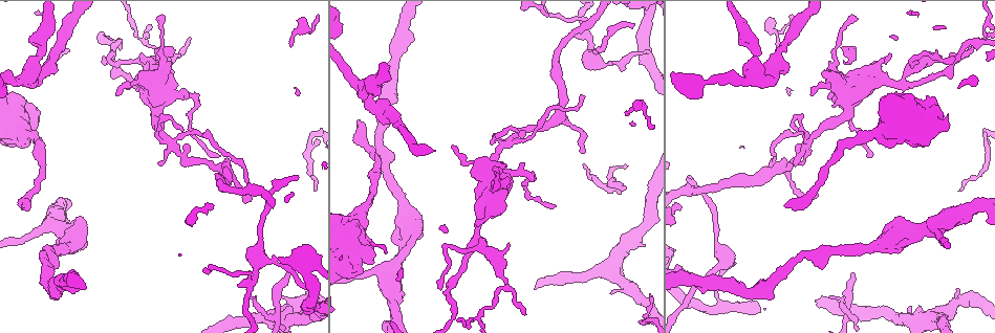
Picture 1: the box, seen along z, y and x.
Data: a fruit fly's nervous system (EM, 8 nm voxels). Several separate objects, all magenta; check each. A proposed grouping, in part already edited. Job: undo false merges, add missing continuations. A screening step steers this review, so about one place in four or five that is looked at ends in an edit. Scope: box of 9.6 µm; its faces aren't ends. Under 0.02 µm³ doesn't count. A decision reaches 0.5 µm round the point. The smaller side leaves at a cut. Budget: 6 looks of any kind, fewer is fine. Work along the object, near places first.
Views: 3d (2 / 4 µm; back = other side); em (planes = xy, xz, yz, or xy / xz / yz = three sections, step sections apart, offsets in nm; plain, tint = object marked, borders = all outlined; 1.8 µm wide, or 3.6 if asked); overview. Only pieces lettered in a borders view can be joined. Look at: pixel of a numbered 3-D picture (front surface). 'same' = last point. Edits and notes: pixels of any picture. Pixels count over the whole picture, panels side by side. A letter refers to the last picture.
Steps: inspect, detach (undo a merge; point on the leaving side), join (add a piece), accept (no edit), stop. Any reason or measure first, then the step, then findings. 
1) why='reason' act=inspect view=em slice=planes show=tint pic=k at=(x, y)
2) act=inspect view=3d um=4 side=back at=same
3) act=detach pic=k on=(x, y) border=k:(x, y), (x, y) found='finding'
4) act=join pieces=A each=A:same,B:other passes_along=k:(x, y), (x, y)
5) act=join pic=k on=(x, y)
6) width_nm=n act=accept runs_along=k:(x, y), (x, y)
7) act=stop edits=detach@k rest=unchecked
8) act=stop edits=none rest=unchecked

why='sudden change in width' act=inspect view=em um=3.6 slice=yz step=8 show=tint pic=1 at=(17, 129)

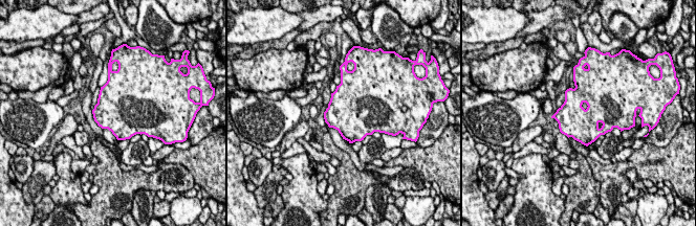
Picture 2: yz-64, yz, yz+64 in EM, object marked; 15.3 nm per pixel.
act=inspect view=em um=3.6 slice=xy step=16 show=tint at=same

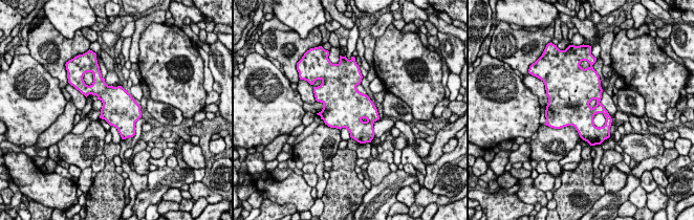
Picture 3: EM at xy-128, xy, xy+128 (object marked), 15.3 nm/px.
why='what lies round it' act=inspect view=em um=3.6 slice=xy step=16 show=borders at=same

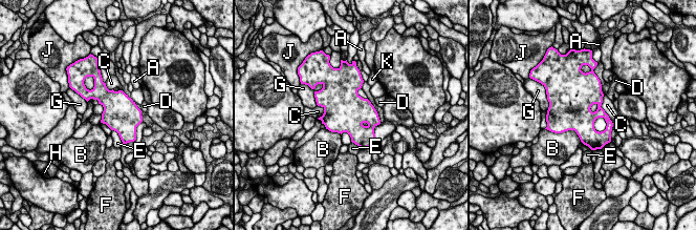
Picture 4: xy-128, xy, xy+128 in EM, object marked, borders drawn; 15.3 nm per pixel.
act=accept each=A:other,B:other,C:other,D:other,E:other,F:other,G:other,H:other,J:other,K:other border=4:(603, 96), (601, 107), (612, 127) found='all the same cell'

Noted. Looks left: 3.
act=inspect view=em slice=planes show=borders pic=1 at=(757, 55)

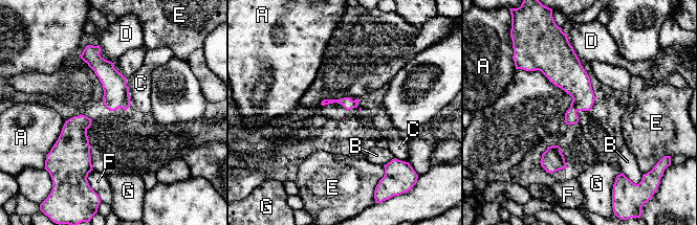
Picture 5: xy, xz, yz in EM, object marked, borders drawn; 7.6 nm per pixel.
width_nm=90 act=accept each=A:other,B:other,C:other,D:other,E:other,F:other,G:other border=5:(128, 87), (130, 105) found='all the same cell'

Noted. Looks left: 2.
why='free end' act=inspect view=em slice=xy step=8 show=tint pic=1 at=(785, 204)

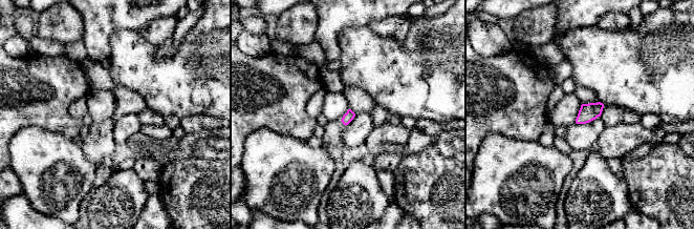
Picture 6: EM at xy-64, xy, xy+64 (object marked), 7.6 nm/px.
why='another direction' act=inspect view=em slice=planes show=borders at=same

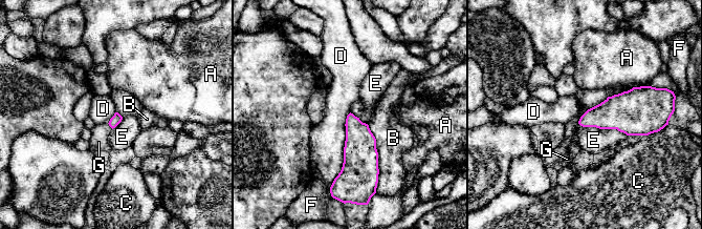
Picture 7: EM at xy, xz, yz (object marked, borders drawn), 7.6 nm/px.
longest_contact=D:600nm act=join pic=7 on=(99, 142) each=A:other,B:other,C:other,D:other,E:other,F:other,G:same passes_along=7:(116, 119), (110, 126), (99, 142) found='the cell continues'

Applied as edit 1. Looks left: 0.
act=stop edits=join@7 rest=unchecked

